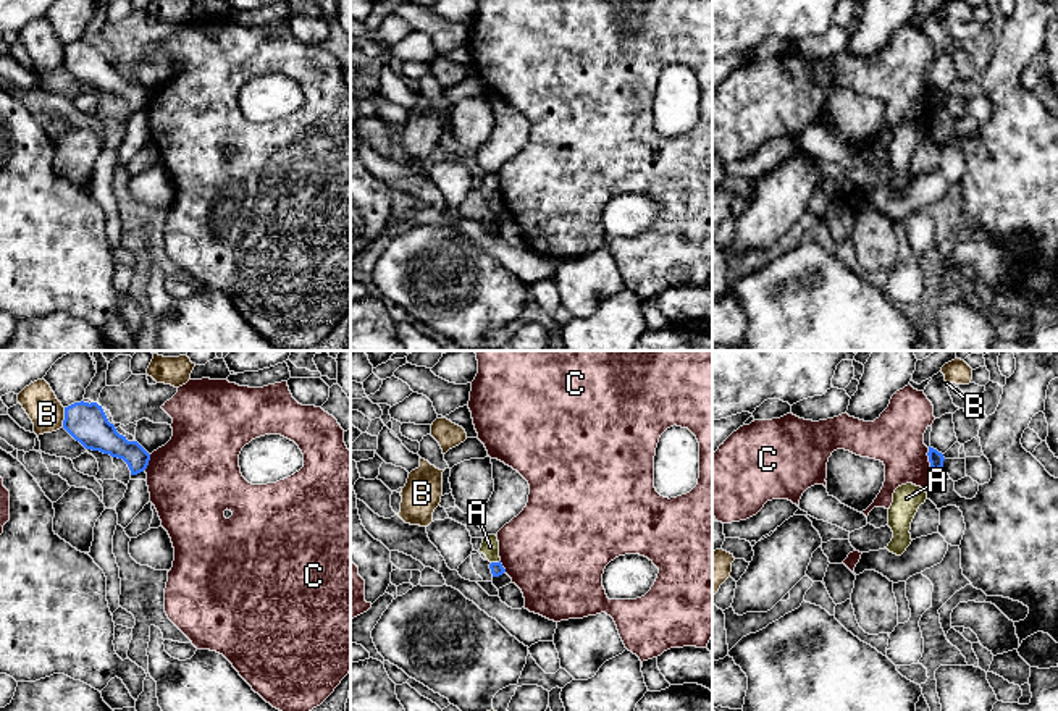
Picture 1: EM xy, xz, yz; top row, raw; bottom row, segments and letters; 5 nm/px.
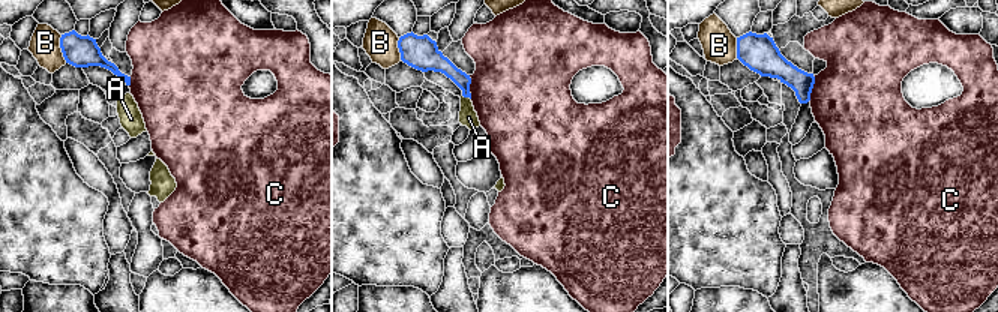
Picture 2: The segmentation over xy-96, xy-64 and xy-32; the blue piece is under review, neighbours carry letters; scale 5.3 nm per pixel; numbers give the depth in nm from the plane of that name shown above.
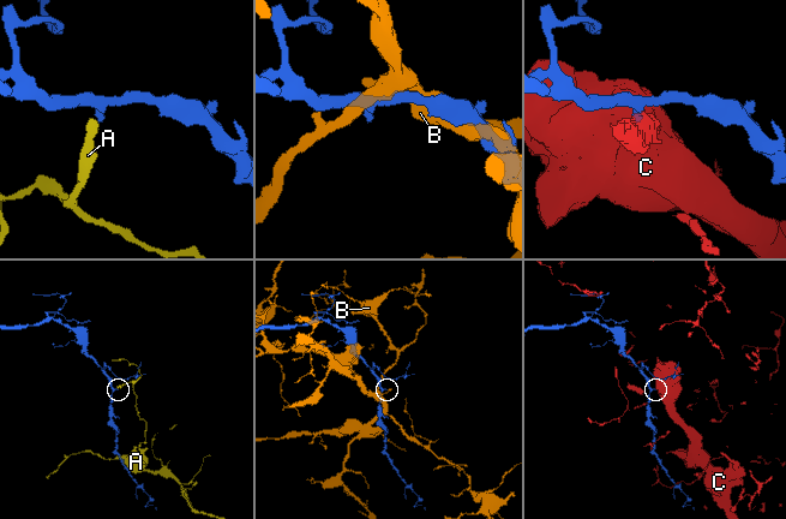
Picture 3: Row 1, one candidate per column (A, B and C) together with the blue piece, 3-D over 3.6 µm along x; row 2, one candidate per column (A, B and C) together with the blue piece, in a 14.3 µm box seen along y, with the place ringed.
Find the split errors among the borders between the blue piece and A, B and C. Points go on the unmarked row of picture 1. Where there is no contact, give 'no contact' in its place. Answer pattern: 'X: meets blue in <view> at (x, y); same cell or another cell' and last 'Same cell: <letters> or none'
A: meets blue in xz at (495, 201); another cell
B: meets blue in xy at (65, 55); another cell
C: meets blue in yz at (929, 99); another cell
Same cell: none

